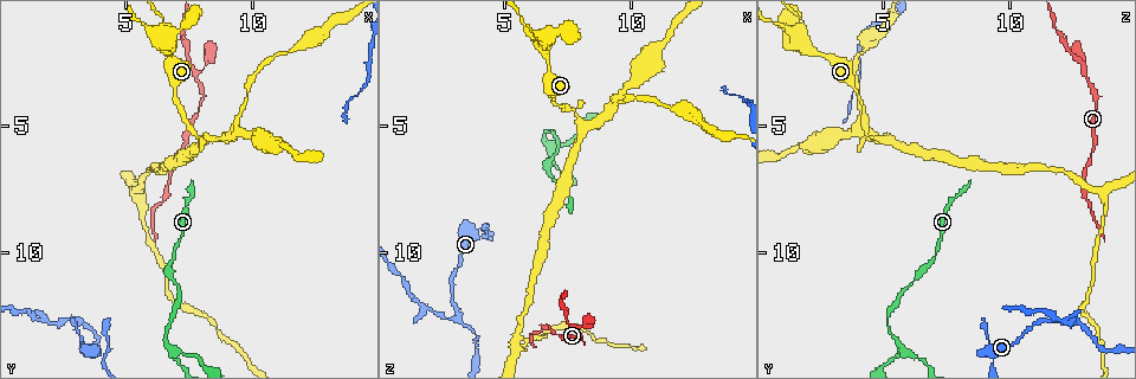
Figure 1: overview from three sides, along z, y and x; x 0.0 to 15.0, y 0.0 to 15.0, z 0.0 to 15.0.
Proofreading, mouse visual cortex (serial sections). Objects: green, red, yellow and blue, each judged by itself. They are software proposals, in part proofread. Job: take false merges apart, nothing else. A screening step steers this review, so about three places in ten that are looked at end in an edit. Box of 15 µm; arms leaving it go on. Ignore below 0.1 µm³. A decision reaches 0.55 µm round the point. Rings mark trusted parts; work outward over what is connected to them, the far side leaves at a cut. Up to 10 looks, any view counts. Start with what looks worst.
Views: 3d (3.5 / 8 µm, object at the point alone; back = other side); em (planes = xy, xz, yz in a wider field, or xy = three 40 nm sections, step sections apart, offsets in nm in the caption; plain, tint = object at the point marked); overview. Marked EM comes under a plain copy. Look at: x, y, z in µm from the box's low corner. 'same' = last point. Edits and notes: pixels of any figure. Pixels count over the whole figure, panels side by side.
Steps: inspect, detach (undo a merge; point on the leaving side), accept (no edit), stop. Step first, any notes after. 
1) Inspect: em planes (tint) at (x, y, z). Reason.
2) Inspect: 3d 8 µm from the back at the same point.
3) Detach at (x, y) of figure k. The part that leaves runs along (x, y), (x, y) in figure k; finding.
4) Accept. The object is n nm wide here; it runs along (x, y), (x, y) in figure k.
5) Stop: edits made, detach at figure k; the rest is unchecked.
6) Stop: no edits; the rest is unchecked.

Inspect: 3d 3.5 µm at (3.2, 12.7, 12.5). Three-way junction.

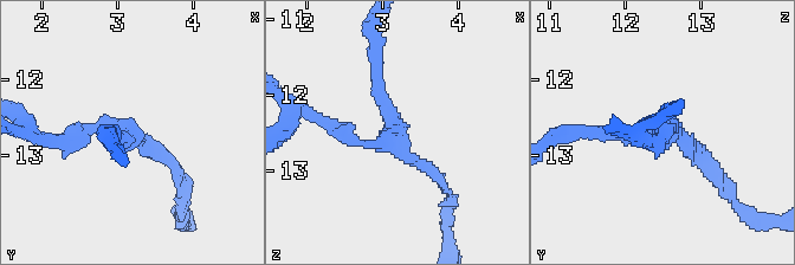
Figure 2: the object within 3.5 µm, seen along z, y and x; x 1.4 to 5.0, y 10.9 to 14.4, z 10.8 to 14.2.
Inspect: em xy step 1 (tint) at (3.10, 12.80, 12.50). 3 arms meet here; the arms are 150, 200, 200 nm wide; now the EM.

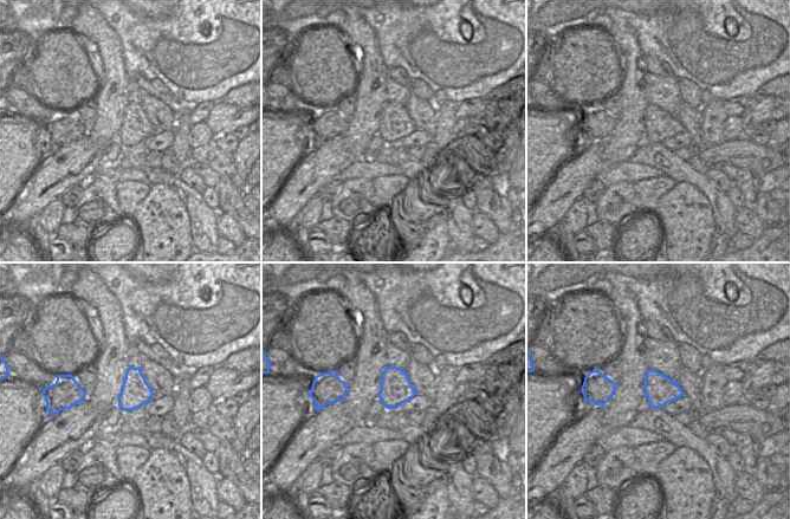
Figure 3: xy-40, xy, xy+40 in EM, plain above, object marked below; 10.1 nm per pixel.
Accept. It runs along (375, 57), (393, 133), (363, 144), (328, 123) in figure 2; all the same cell.

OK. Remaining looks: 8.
Inspect: 3d 8 µm at (7.7, 3.0, 13.1). Three arms meet.

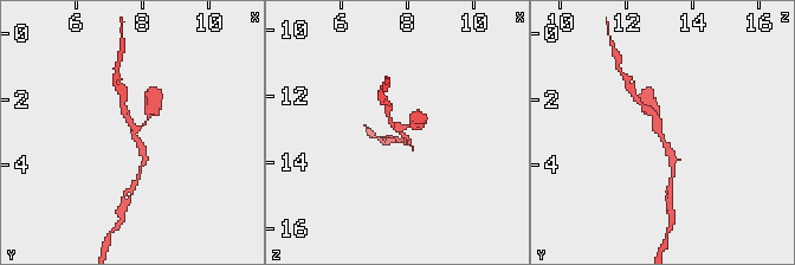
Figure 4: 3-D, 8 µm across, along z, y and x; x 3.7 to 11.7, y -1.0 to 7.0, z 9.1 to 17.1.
Inspect: 3d 3.5 µm from the back at (7.8, 2.9, 13.0). Zoom in.

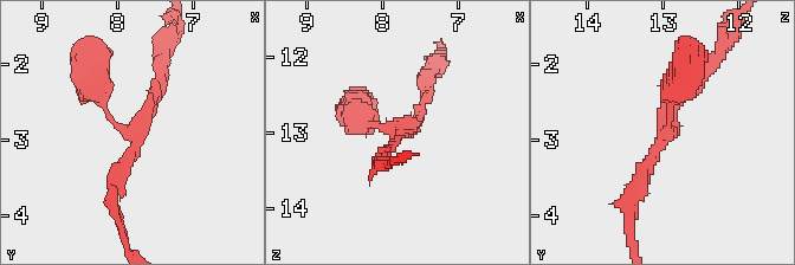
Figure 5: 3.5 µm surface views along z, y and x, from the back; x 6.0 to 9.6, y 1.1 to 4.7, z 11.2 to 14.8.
Accept. The arms are 150, 150, 250 nm wide; it runs along (631, 198), (685, 75) in figure 5; one cell here.

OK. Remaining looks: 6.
Inspect: 3d 3.5 µm at (6.6, 1.1, 1.7). Four arms meet.

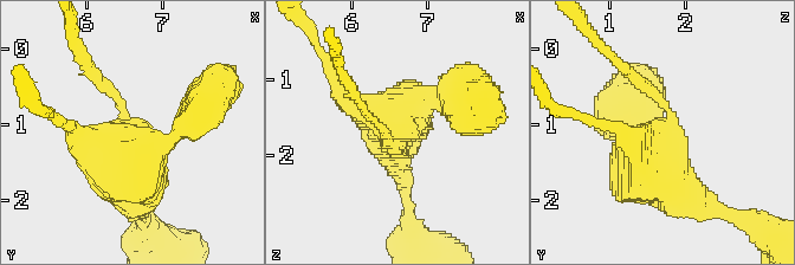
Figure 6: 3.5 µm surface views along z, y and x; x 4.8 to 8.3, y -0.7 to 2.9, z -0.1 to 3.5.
Inspect: em xy step 3 (tint) at (6.50, 1.15, 1.60).

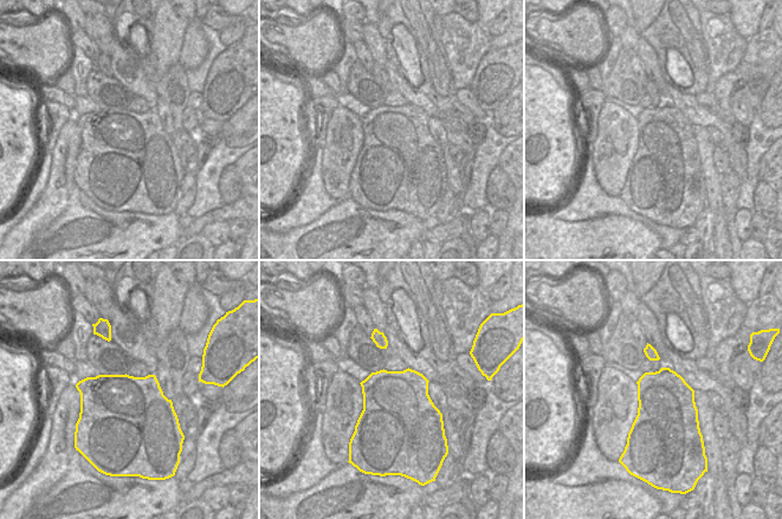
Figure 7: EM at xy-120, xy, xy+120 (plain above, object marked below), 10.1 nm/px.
Accept. The arms are 150, 200, 250, 300 nm wide; it runs along (704, 207), (634, 156), (626, 120) in figure 6; continuous, no second cell.

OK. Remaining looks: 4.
Inspect: 3d 3.5 µm from the back at (10.3, 2.8, 3.9). A narrow waist.

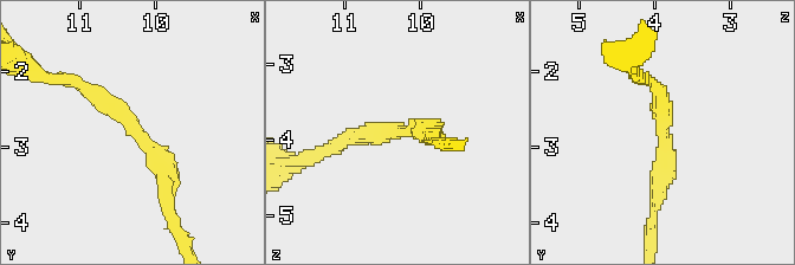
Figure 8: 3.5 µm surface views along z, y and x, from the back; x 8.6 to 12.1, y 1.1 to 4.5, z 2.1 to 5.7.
Inspect: em xy step 5 (tint) at (10.25, 2.75, 3.85).

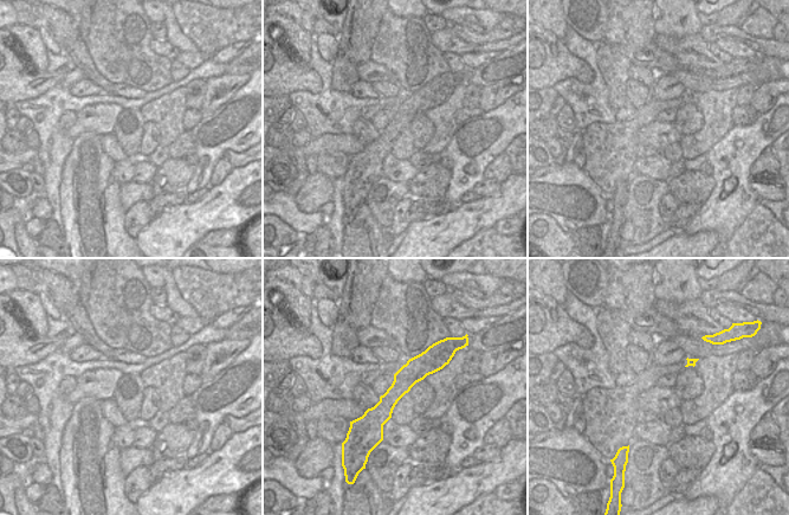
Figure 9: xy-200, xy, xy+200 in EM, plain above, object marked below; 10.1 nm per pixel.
Accept. It runs along (428, 353), (376, 417), (376, 438) in figure 9; all the same cell.

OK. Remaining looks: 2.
Stop: no edits; the rest is unchecked.

